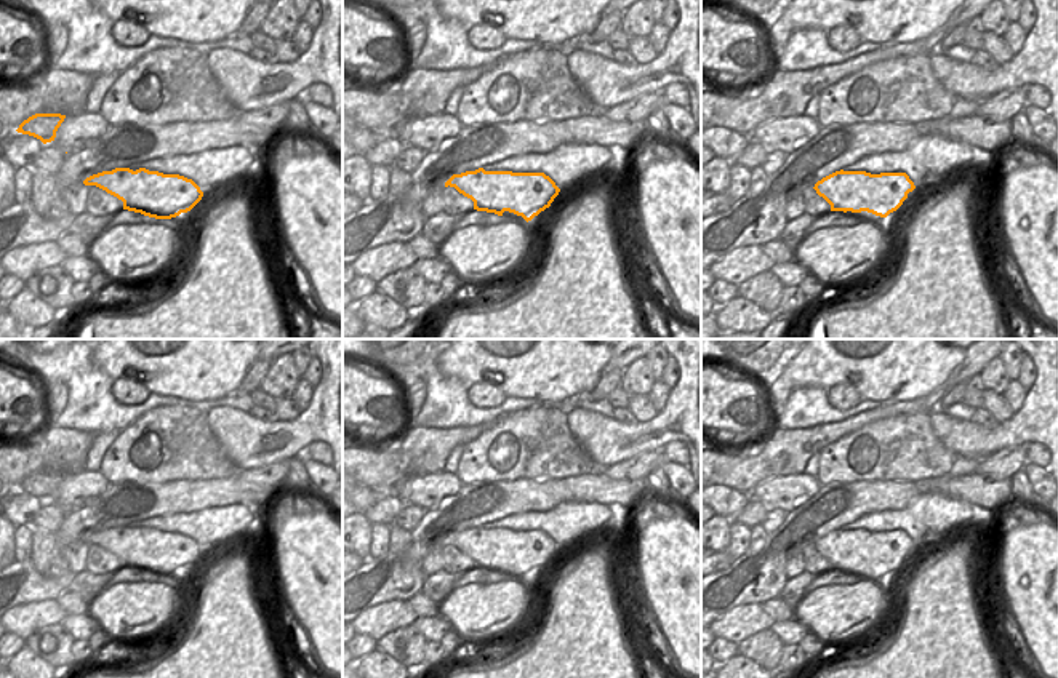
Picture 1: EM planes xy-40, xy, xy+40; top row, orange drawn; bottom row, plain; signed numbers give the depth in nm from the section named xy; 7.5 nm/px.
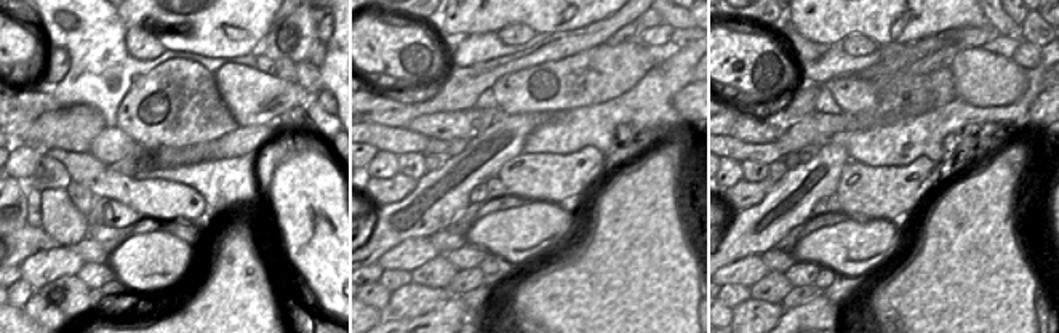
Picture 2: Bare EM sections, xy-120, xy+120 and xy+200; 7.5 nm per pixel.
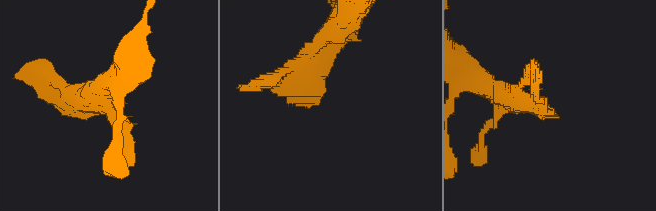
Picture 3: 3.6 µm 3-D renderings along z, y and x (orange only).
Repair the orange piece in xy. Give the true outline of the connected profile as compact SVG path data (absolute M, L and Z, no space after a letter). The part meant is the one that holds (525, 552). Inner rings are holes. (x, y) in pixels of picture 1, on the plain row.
M466 529L453 532L445 545L455 545L474 560L474 568L503 574L504 569L527 580L551 564L560 547L544 531Z

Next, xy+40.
M922 518L919 523L925 532L917 540L906 531L871 532L840 528L818 539L813 547L831 563L831 569L868 569L887 576L903 563L917 542L925 539L940 542L941 524L927 526Z

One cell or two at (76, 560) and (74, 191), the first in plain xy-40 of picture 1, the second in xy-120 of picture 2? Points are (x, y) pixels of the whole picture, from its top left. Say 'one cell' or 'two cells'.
one cell

